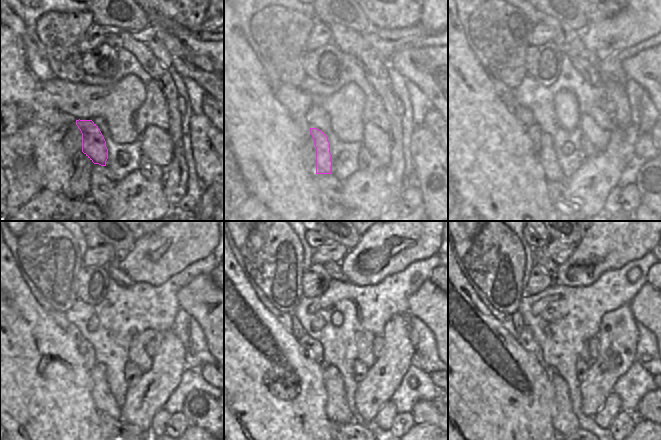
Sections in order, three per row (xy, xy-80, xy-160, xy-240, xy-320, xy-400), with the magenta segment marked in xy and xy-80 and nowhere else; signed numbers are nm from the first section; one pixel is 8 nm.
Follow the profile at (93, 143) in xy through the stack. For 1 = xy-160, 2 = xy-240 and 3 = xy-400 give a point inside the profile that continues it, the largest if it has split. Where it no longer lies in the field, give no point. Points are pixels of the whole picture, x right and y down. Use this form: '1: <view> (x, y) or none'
1: xy-160 (552, 170)
2: xy-240 (103, 398)
3: xy-400 (565, 422)

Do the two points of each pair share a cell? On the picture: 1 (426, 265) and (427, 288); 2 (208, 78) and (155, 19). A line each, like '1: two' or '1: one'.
1: two
2: one

